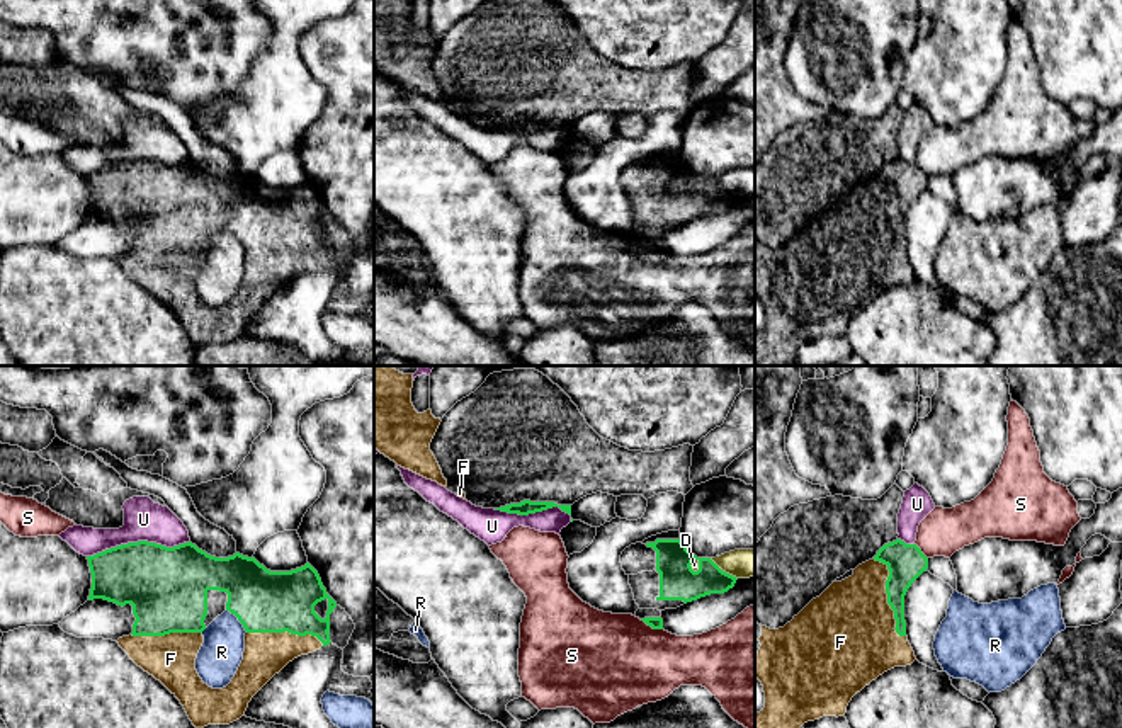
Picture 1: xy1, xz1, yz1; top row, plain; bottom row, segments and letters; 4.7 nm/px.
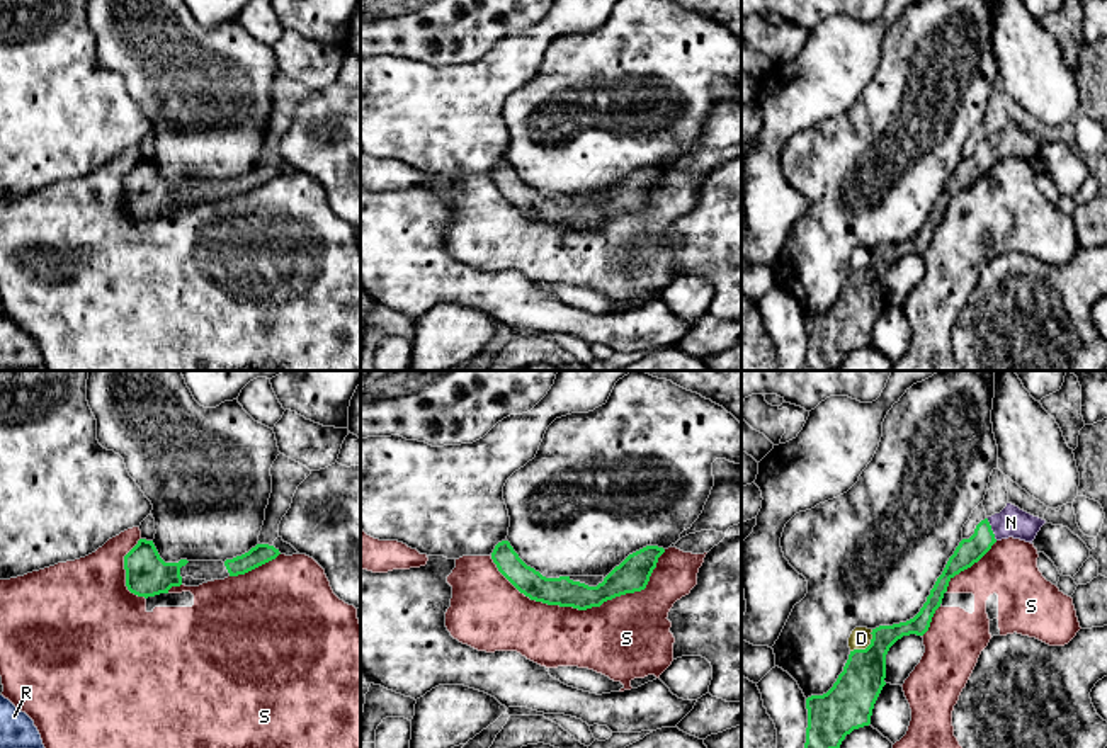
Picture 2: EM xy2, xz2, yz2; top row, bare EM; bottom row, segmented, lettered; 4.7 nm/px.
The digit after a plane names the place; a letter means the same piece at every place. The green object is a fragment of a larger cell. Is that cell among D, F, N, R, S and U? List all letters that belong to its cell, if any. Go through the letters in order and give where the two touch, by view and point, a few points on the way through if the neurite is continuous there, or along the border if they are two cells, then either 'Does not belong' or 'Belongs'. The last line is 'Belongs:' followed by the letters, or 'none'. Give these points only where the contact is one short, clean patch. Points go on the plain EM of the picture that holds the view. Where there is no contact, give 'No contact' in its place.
D: Touches green at yz2 (868, 266). Boundary: yz2 (873, 249), (871, 260), (864, 267), (851, 271). Does not belong
F: Touches green at yz1 (888, 216). Belongs
N: Touches green at yz2 (990, 148). Path across: yz2 (970, 170), (990, 148), (1010, 141). Belongs
R: Touches green at xy1 (238, 238). Does not belong
S: Touches green at xz2 (584, 228). Does not belong
U: Touches green at xy1 (138, 160). Boundary: xy1 (189, 159), (172, 165), (128, 160), (87, 176). Does not belong
Belongs: F, N

